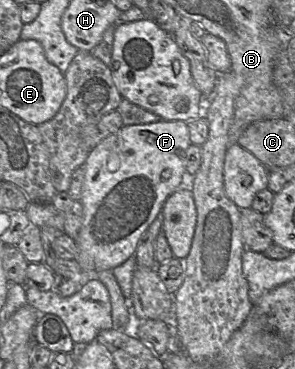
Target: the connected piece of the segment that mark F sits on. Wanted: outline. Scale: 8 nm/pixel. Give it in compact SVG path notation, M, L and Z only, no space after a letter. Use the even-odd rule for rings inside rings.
M160 120L149 124L125 125L91 151L84 165L86 174L81 198L84 218L76 242L76 261L80 271L69 279L58 280L55 289L60 296L69 297L77 293L89 280L97 279L97 272L113 270L135 255L142 235L161 213L166 199L189 180L185 154L190 144L187 122Z

